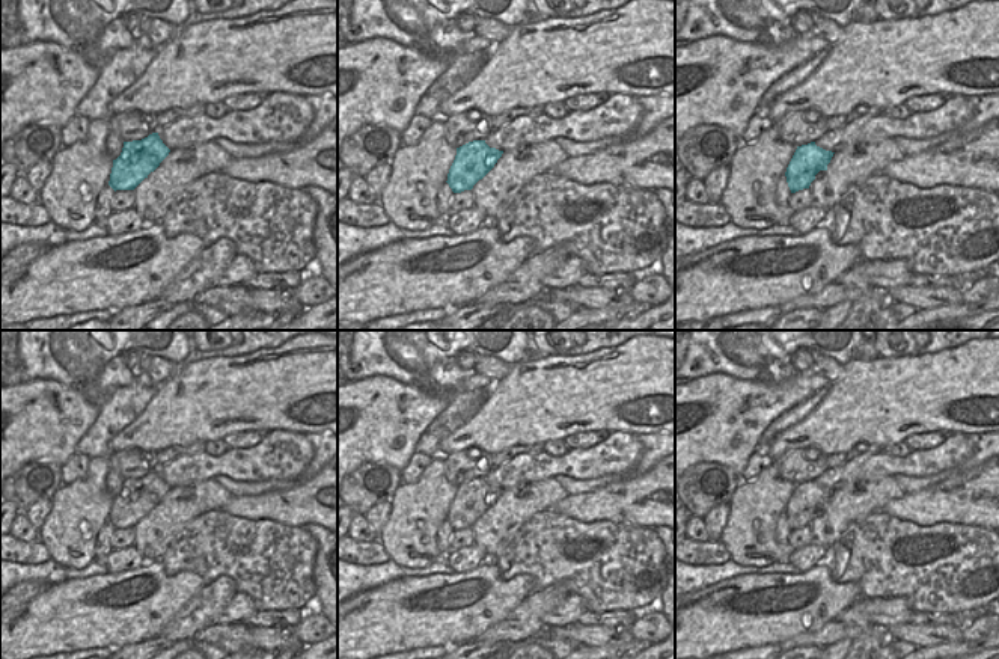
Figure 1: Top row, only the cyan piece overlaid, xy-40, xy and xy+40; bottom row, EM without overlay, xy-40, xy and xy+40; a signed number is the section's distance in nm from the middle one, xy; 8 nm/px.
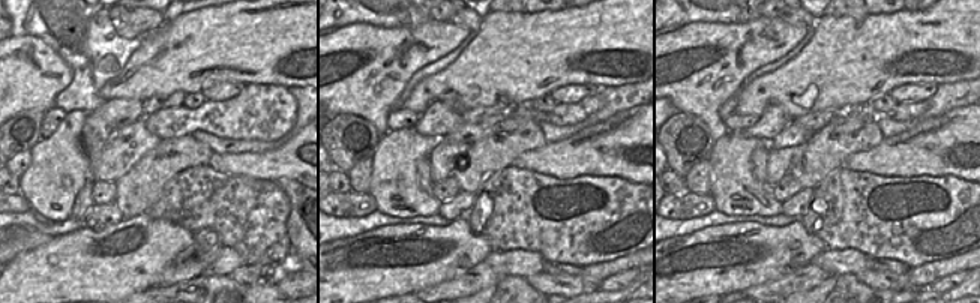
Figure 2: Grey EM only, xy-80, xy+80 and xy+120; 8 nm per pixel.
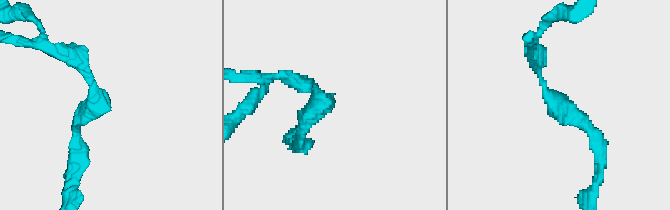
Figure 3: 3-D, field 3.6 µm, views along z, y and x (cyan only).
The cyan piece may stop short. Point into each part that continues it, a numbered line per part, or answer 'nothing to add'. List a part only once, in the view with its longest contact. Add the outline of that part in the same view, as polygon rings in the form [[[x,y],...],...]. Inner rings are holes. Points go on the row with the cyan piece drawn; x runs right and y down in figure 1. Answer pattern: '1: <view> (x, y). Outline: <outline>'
nothing to add.

